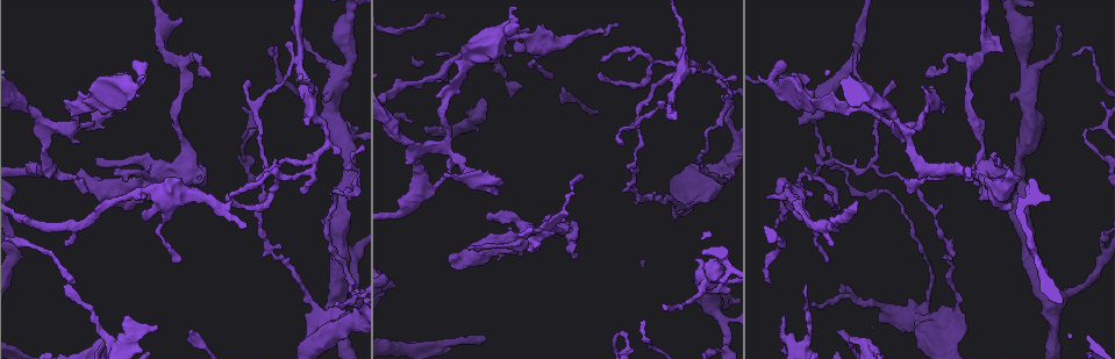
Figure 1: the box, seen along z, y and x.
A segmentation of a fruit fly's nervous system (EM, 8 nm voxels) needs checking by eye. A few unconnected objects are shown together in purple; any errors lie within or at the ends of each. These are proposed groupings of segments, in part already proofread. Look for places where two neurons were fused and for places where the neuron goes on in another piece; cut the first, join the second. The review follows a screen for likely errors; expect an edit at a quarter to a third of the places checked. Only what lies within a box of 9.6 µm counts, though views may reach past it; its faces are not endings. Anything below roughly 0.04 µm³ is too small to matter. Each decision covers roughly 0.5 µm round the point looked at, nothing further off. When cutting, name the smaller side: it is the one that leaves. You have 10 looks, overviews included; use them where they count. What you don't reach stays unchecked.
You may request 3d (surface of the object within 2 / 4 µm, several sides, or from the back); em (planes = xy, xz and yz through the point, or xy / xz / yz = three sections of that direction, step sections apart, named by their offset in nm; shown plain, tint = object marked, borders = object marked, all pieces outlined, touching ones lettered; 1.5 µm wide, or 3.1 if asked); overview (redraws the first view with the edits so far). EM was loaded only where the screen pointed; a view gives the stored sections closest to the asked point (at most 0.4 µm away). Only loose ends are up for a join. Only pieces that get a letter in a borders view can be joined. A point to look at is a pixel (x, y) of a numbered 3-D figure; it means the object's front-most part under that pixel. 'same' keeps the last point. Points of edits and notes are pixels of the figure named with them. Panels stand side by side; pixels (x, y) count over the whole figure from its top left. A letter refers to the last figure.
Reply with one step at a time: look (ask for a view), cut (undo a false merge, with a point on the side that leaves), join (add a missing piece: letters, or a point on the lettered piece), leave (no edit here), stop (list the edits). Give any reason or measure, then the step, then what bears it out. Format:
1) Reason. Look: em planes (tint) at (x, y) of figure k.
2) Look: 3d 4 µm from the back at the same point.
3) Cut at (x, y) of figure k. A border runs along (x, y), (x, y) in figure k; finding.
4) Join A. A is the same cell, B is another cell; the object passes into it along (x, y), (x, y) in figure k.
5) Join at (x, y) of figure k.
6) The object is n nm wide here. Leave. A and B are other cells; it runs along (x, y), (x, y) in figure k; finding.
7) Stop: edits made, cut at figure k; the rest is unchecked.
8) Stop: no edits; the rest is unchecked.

Tapers out. Look: em planes (plain) at (554, 232) of figure 1.

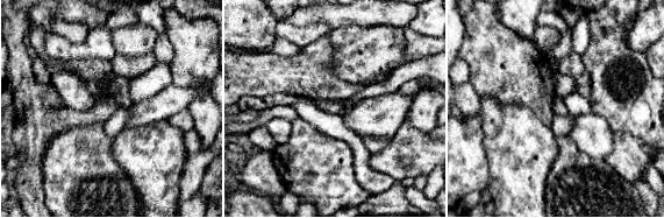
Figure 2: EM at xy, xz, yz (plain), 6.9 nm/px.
Look: em planes (borders) at the same point.

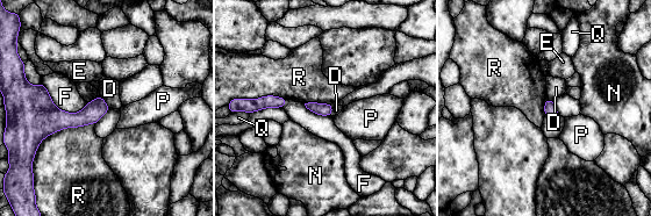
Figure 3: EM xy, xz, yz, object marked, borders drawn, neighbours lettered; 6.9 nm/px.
Leave. D, E, F, N, P, Q and R are other cells; a border runs along (94, 123), (48, 135), (35, 153) in figure 3; none of them fits.

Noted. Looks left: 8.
Branch stops here. Look: em xz step 4 (tint) at (144, 196) of figure 1.

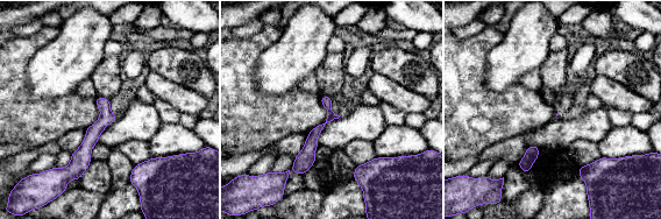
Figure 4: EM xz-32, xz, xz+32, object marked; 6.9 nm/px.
Another direction. Look: em planes (tint) at the same point.

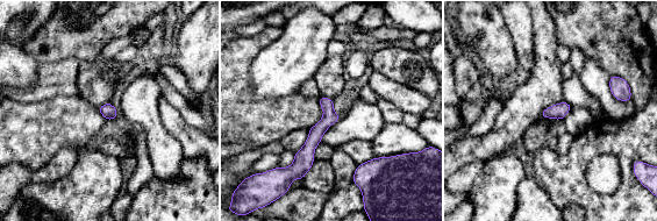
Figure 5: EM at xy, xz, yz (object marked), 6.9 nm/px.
What lies round it. Look: em planes (borders) at the same point.

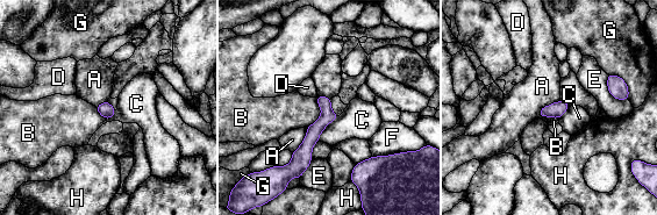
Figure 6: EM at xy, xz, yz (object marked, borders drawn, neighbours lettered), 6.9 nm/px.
The object is 100 nm wide here. Leave. A, B, C, D, E, F, G and H are other cells; a border runs along (559, 99), (543, 106), (537, 116) in figure 6; no lettered piece goes on from it.

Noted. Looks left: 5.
An open end. Look: 3d 4 µm at (782, 316) of figure 1.

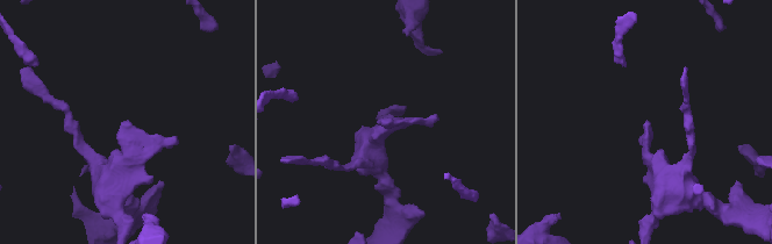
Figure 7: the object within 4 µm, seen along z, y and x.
Now the EM. Look: em planes (tint) at (129, 122) of figure 7.

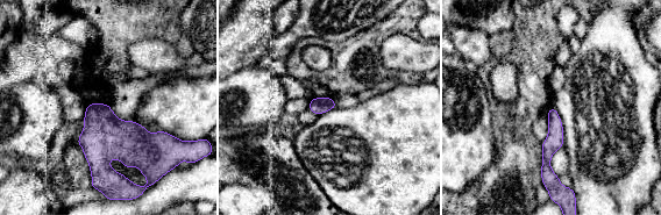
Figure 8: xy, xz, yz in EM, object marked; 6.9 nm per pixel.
See the neighbours. Look: em planes (borders) at the same point.

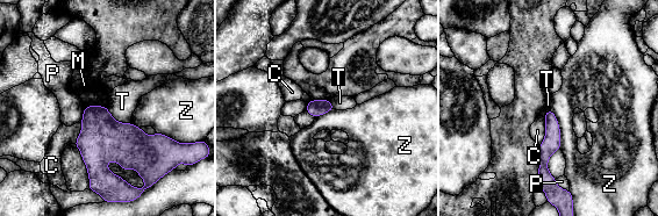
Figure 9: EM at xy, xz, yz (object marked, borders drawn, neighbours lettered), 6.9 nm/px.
Leave. C, M, P, T and Z are other cells; it runs along (550, 114), (545, 177) in figure 9; none of them fits.

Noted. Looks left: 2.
An open end. Look: em planes (borders) at (487, 214) of figure 1.

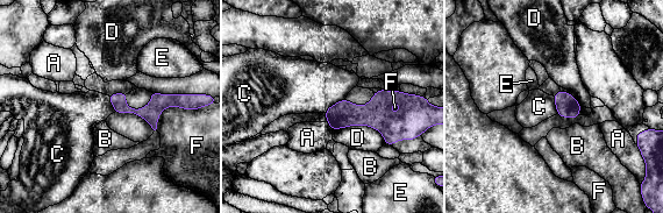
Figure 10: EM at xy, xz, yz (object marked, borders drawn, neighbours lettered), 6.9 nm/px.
The object is 100 nm wide here. Leave. A, B, C, D, E and F are other cells; a border runs along (344, 98), (332, 104), (323, 112) in figure 10; no lettered piece goes on from it.

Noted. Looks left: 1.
Stop: no edits; the rest is unchecked.

